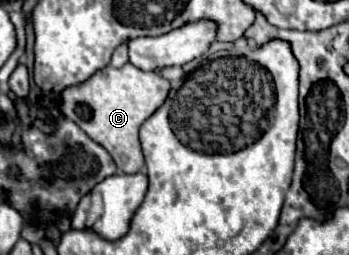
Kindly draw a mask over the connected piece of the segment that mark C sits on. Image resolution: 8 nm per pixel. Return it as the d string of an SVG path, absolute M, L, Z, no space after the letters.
M126 63L120 69L106 65L84 83L66 87L60 93L60 111L66 119L74 121L90 139L102 145L112 155L120 171L136 173L144 165L138 129L164 103L168 91L170 83L154 71L144 73L132 63Z

